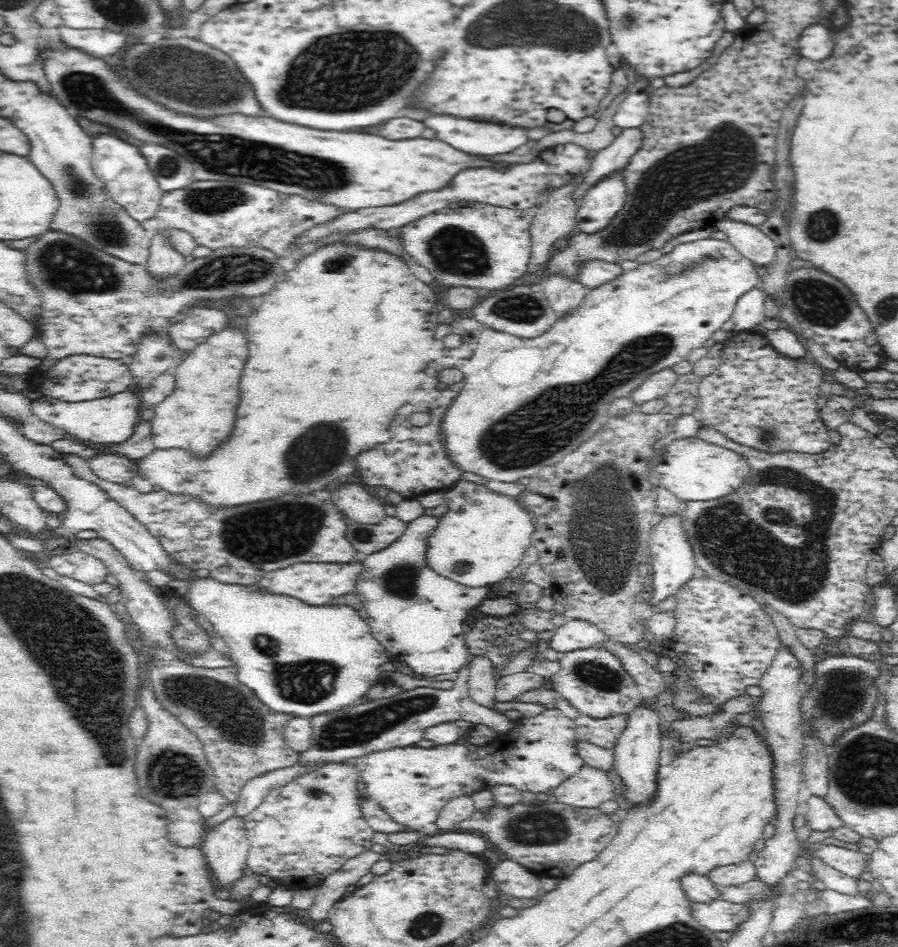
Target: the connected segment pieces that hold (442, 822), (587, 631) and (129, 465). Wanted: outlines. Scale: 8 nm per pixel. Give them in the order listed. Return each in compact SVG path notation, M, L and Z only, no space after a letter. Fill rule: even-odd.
M468 795L453 796L442 806L436 816L434 827L440 832L458 831L464 824L464 820L472 814L476 804Z
M565 620L551 632L548 648L560 655L574 650L588 649L592 643L606 639L594 624L578 620Z
M98 452L85 461L98 480L125 485L130 483L130 478L140 474L134 461L108 452Z

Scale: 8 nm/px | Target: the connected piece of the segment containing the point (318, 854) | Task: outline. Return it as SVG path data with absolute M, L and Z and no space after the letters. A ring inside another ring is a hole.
M351 760L320 763L309 771L302 771L280 786L271 788L258 806L244 817L245 833L249 844L247 871L270 878L284 878L286 872L308 878L324 878L340 868L350 856L368 851L373 843L374 830L360 811L361 776Z

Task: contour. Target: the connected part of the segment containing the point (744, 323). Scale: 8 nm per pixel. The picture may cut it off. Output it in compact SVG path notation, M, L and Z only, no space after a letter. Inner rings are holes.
M757 288L743 294L737 301L731 316L734 333L744 331L752 332L759 324L764 322L765 295Z

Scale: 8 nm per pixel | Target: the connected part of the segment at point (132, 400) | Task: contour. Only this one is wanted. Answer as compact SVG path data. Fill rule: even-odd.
M124 390L105 397L68 401L60 397L42 394L29 402L29 410L40 420L53 424L76 437L92 442L116 442L126 438L137 422L138 397L134 391Z

